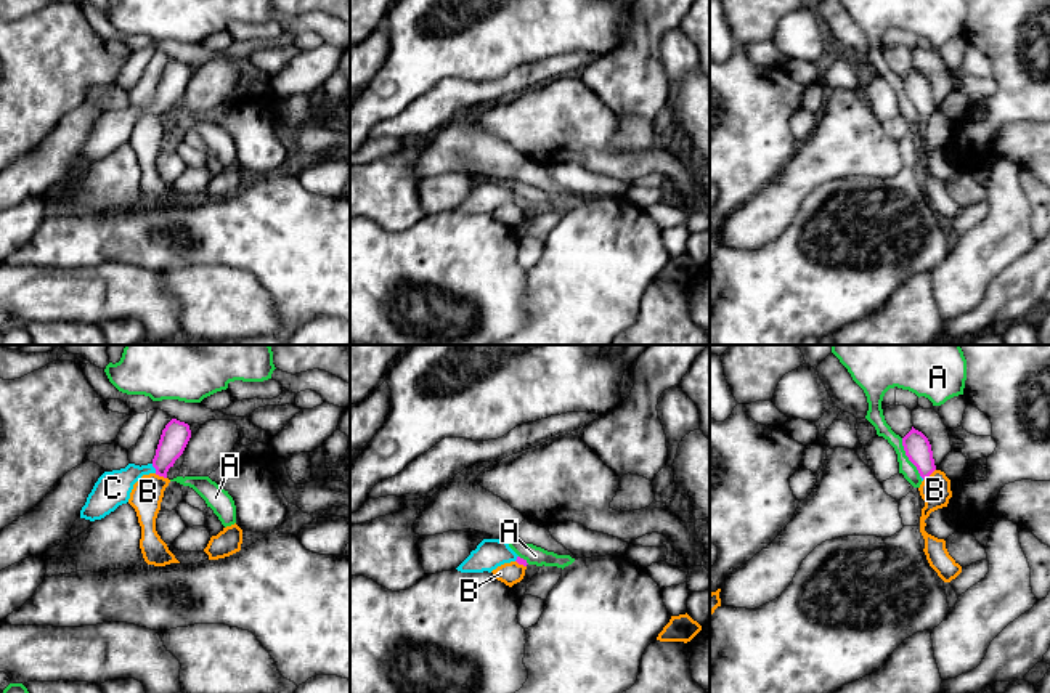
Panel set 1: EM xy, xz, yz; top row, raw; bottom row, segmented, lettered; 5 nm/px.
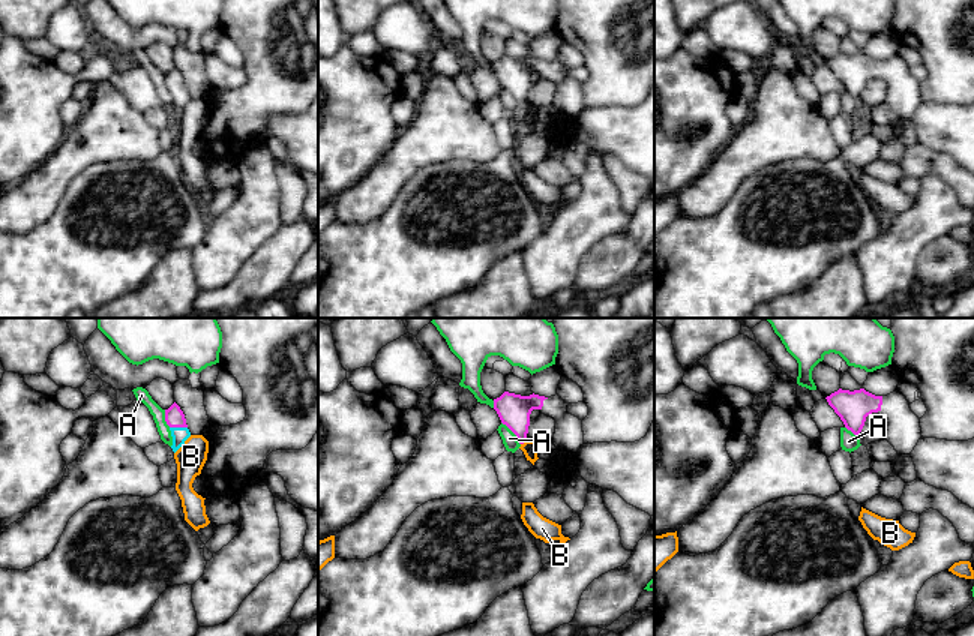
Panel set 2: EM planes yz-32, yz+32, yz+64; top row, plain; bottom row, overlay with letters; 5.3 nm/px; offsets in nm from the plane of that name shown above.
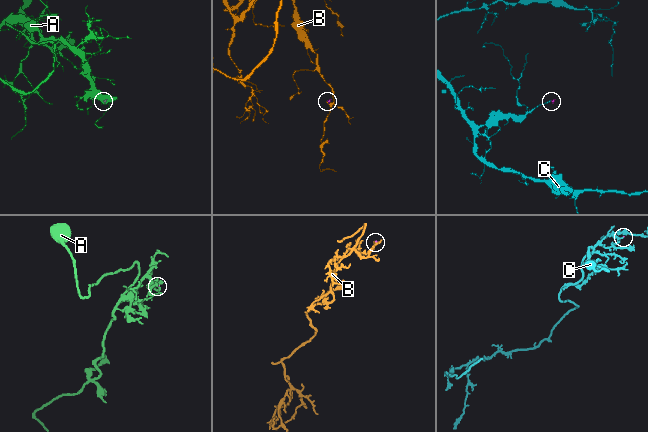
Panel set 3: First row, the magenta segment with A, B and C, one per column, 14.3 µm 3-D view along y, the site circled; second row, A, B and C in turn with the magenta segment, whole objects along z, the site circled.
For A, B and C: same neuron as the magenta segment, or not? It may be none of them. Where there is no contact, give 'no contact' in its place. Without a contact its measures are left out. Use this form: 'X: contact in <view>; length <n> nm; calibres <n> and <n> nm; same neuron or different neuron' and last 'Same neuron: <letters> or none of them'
A: contact in yz; length 220 nm; calibres 130 and 80 nm; different neuron
B: contact in yz; length 90 nm; calibres 130 and 150 nm; different neuron
C: contact in xy; length 50 nm; calibres 140 and 180 nm; same neuron
Same neuron: C

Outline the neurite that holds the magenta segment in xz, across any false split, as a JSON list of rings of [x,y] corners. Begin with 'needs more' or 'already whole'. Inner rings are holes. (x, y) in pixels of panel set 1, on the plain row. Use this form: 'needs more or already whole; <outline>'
needs more; [[[483,180],[456,210],[461,213],[491,213],[498,207],[511,202],[517,202],[523,207],[528,205],[506,181]]]

